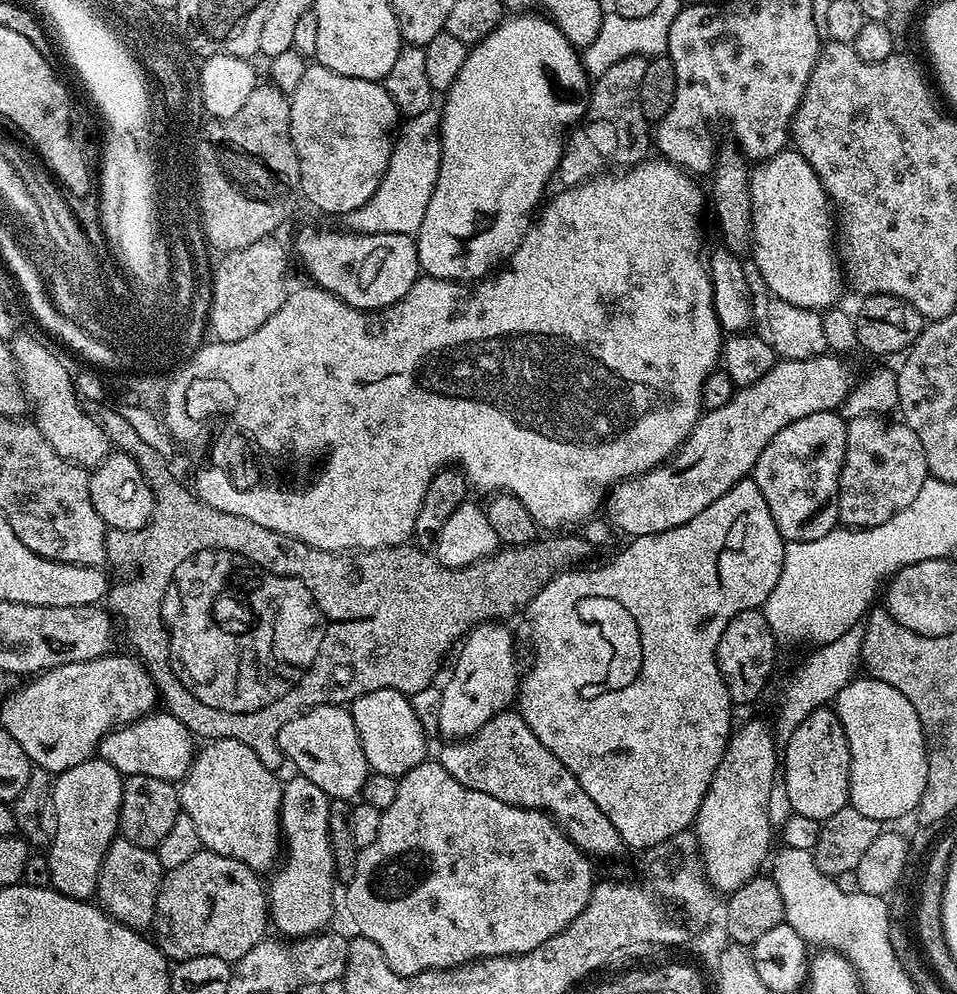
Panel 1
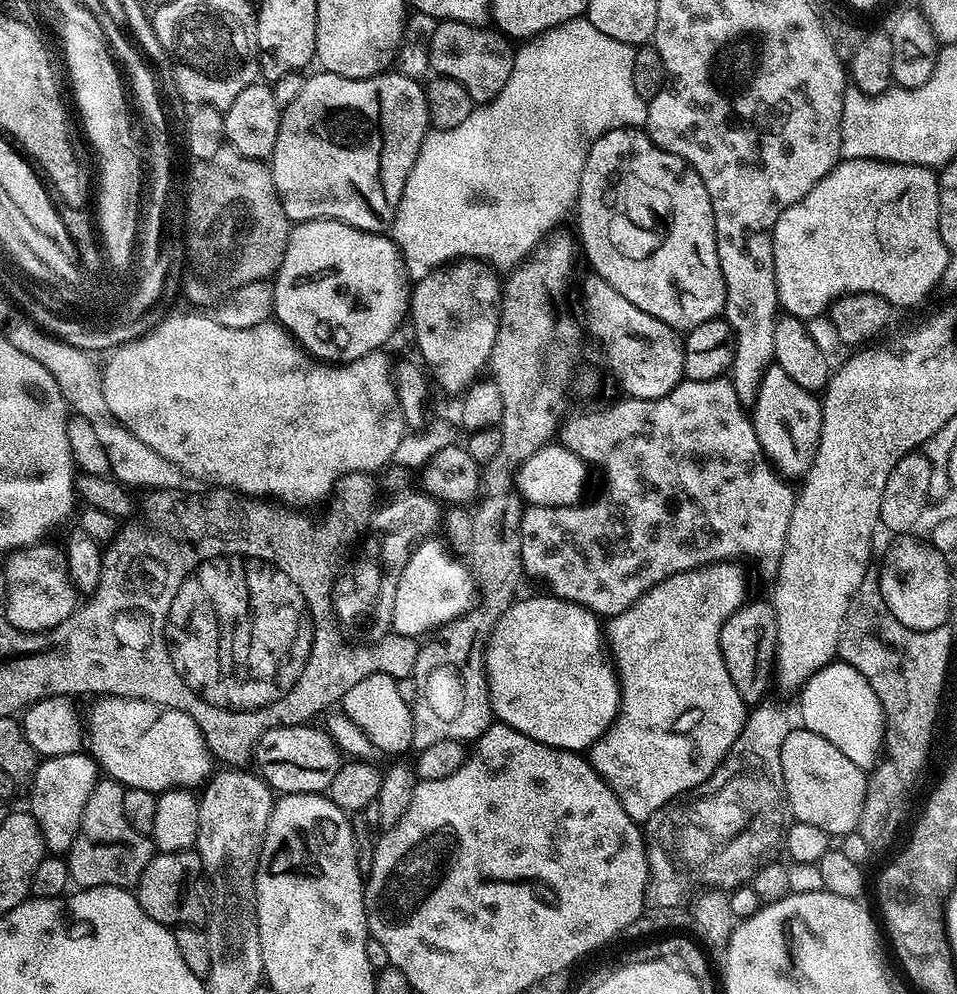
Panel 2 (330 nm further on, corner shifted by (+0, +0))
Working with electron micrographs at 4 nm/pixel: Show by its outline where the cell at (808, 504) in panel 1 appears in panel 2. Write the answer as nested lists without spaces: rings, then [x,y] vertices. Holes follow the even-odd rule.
[[[773,362],[765,369],[750,415],[764,455],[785,477],[803,477],[814,462],[822,426],[820,405],[821,401],[813,393],[798,386],[798,382],[794,382],[794,378],[790,378],[790,374],[782,370],[782,366]]]

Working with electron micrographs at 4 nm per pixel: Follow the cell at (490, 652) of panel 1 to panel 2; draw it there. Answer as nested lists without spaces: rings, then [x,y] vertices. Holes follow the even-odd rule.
[[[551,594],[543,595],[528,596],[525,600],[517,599],[506,610],[506,614],[502,614],[502,618],[496,624],[496,629],[490,634],[488,649],[484,652],[484,669],[488,675],[488,697],[492,703],[492,715],[499,723],[508,724],[514,730],[518,730],[546,746],[554,746],[567,752],[583,753],[585,750],[591,749],[592,744],[598,742],[598,738],[602,738],[602,734],[616,719],[616,714],[620,710],[620,678],[606,651],[606,636],[602,631],[601,617],[581,604],[575,604],[569,600],[559,600],[557,596]]]

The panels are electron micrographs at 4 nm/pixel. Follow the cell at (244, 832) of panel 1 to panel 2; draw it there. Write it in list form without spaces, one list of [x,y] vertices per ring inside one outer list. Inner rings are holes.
[[[101,696],[91,702],[92,713],[88,716],[88,724],[86,720],[86,748],[105,777],[125,788],[141,788],[159,794],[175,786],[191,789],[196,786],[192,784],[203,785],[213,775],[214,757],[190,714],[125,696]]]

